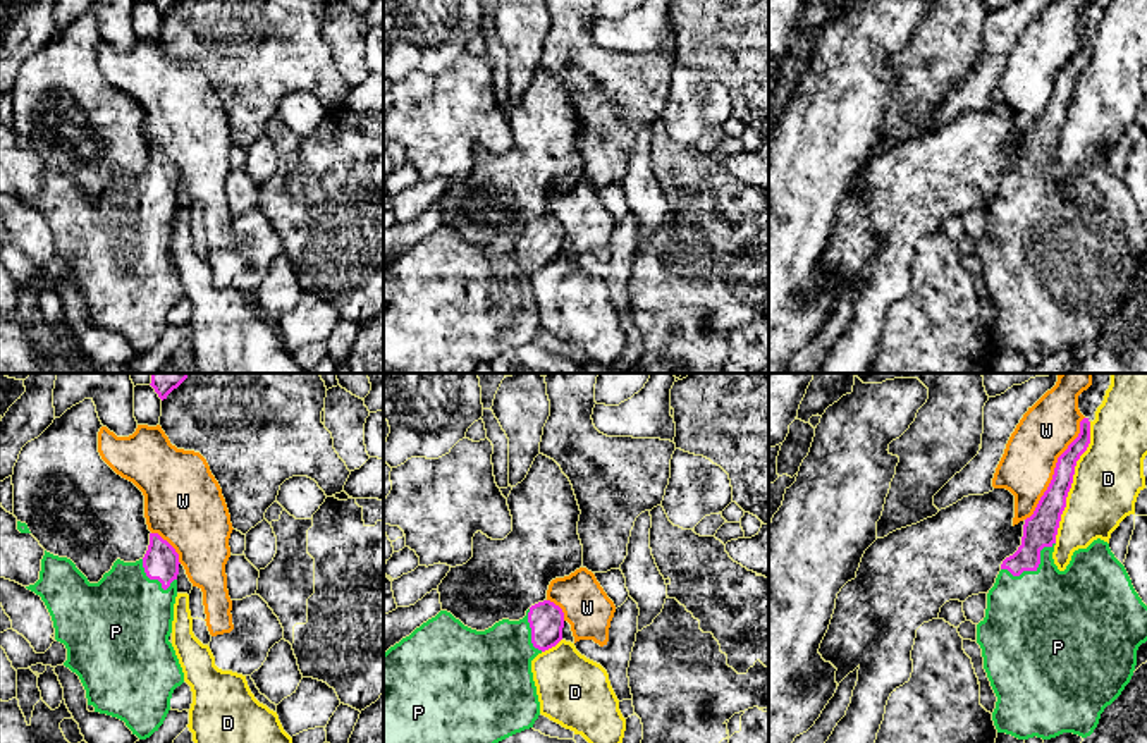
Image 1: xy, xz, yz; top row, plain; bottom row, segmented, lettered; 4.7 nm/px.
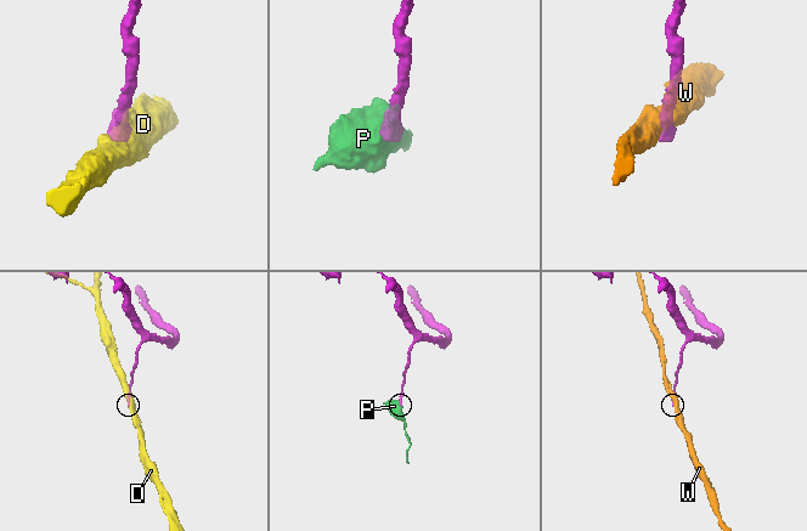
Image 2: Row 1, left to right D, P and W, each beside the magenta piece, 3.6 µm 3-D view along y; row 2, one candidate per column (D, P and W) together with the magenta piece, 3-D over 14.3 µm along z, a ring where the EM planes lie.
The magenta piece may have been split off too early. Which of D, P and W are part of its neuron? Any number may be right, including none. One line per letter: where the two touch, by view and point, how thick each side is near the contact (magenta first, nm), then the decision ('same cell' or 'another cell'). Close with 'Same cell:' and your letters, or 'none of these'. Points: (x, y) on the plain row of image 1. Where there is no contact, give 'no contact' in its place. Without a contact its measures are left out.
D: yz (1072, 97) | 150/320 nm | another cell
P: yz (1034, 184) | 160/500 nm | same cell
W: yz (1054, 83) | 130/260 nm | another cell
Same cell: P

